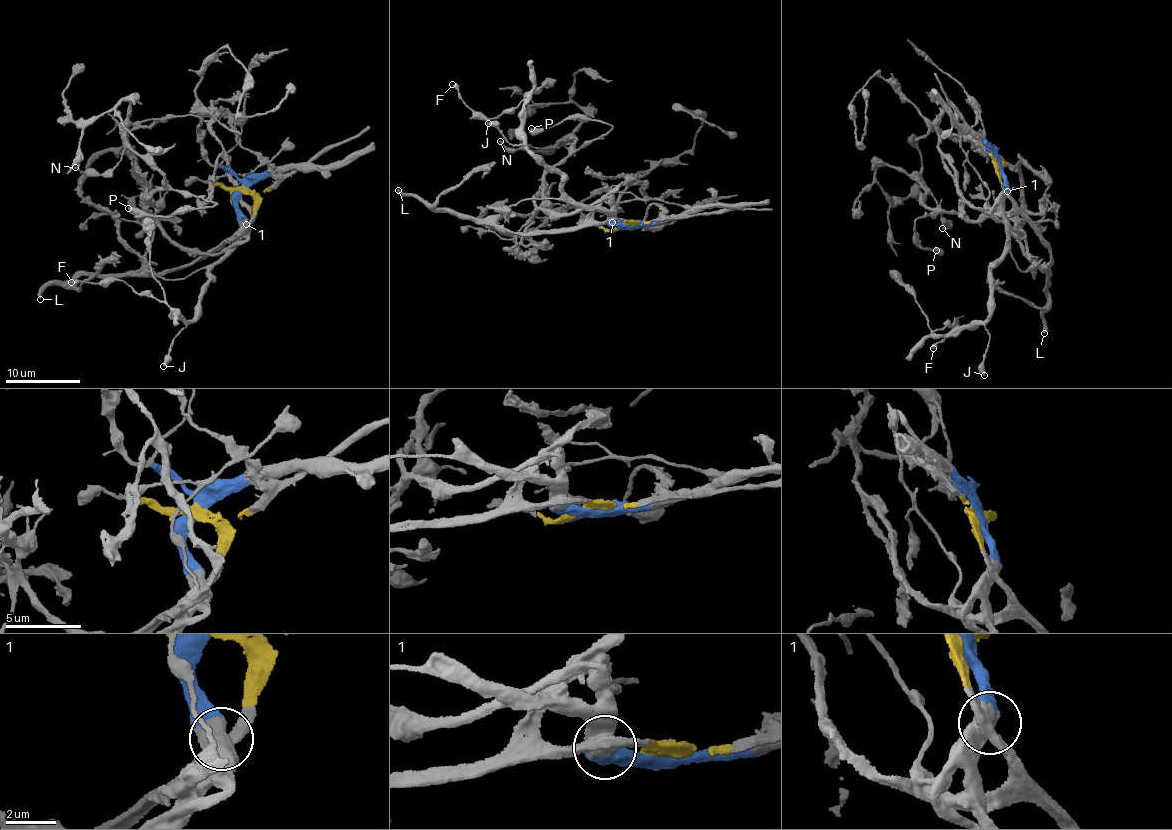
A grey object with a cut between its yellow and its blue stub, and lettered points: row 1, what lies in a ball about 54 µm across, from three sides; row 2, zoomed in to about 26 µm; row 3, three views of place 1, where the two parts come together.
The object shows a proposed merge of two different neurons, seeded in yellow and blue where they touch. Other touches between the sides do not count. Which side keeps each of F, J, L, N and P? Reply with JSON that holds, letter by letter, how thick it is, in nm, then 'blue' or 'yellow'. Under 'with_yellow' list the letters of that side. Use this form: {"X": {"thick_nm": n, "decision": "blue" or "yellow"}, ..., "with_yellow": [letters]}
{"F": {"thick_nm": 360, "decision": "blue"}, "J": {"thick_nm": 420, "decision": "blue"}, "L": {"thick_nm": 320, "decision": "yellow"}, "N": {"thick_nm": 170, "decision": "blue"}, "P": {"thick_nm": 480, "decision": "blue"}, "with_yellow": ["L"]}

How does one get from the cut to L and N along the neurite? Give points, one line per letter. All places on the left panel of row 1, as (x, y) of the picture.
L: (241, 188), (252, 198), (248, 222), (187, 264), (146, 275), (91, 274), (73, 277), (46, 287), (41, 299)
N: (241, 189), (241, 235), (229, 249), (192, 254), (148, 200), (163, 176), (127, 147), (103, 173), (74, 166)

